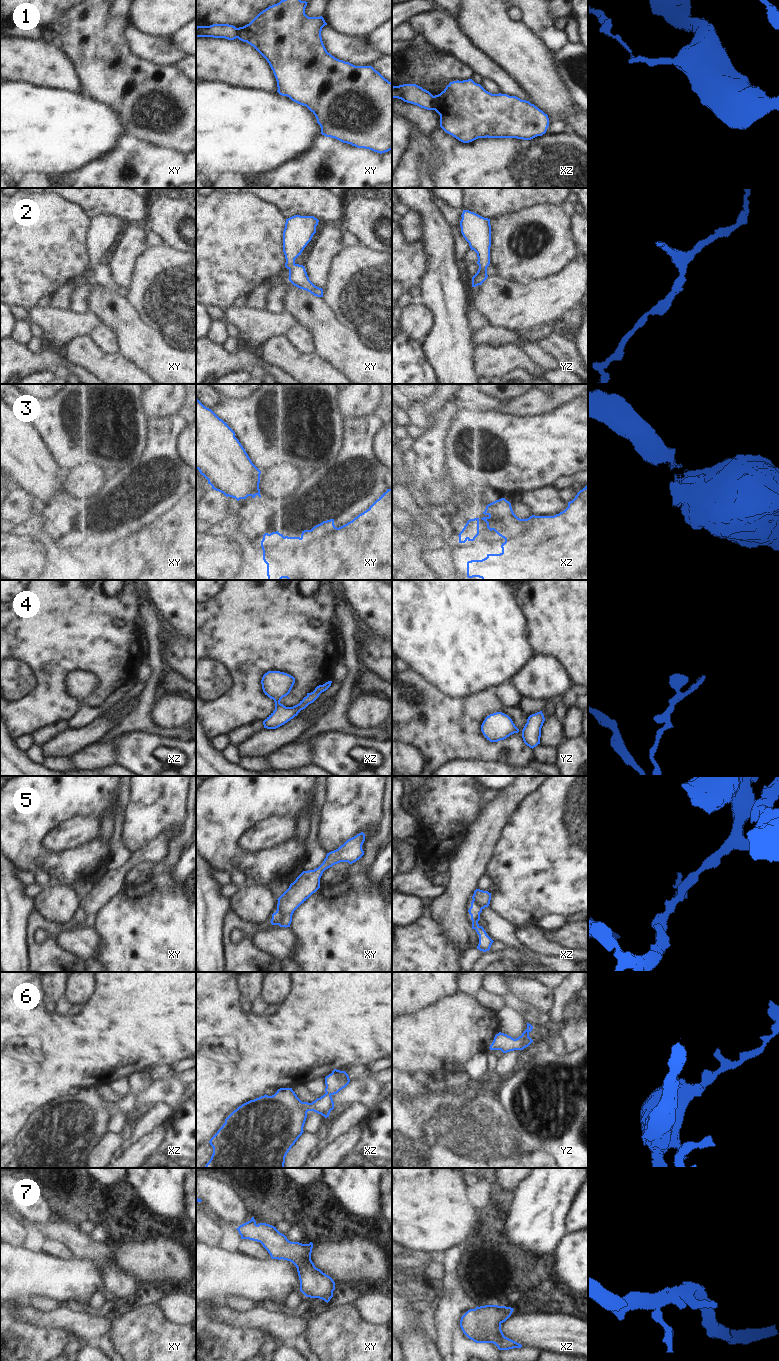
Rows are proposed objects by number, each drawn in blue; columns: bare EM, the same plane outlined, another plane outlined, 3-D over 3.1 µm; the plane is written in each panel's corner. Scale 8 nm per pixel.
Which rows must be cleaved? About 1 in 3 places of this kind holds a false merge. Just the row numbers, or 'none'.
1, 5

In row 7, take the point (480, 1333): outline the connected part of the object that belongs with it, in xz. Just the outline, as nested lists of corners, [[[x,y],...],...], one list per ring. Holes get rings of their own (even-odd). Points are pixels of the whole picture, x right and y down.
[[[498,1305],[477,1306],[461,1317],[460,1327],[476,1343],[493,1343],[499,1350],[521,1348],[521,1344],[505,1337],[501,1330],[501,1324],[511,1316],[513,1310]]]

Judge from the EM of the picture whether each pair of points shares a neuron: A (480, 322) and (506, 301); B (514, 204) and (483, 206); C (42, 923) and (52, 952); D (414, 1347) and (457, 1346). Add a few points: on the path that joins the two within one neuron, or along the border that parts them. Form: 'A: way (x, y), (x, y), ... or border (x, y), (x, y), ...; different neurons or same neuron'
A: border (471, 311), (477, 312), (487, 323); different neurons
B: way (506, 204), (491, 204); same neuron
C: way (49, 930), (51, 932), (51, 945); same neuron
D: border (434, 1337), (439, 1350); different neurons

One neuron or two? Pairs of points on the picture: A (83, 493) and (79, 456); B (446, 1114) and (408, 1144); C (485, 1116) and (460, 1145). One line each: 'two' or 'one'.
A: two
B: one
C: one

